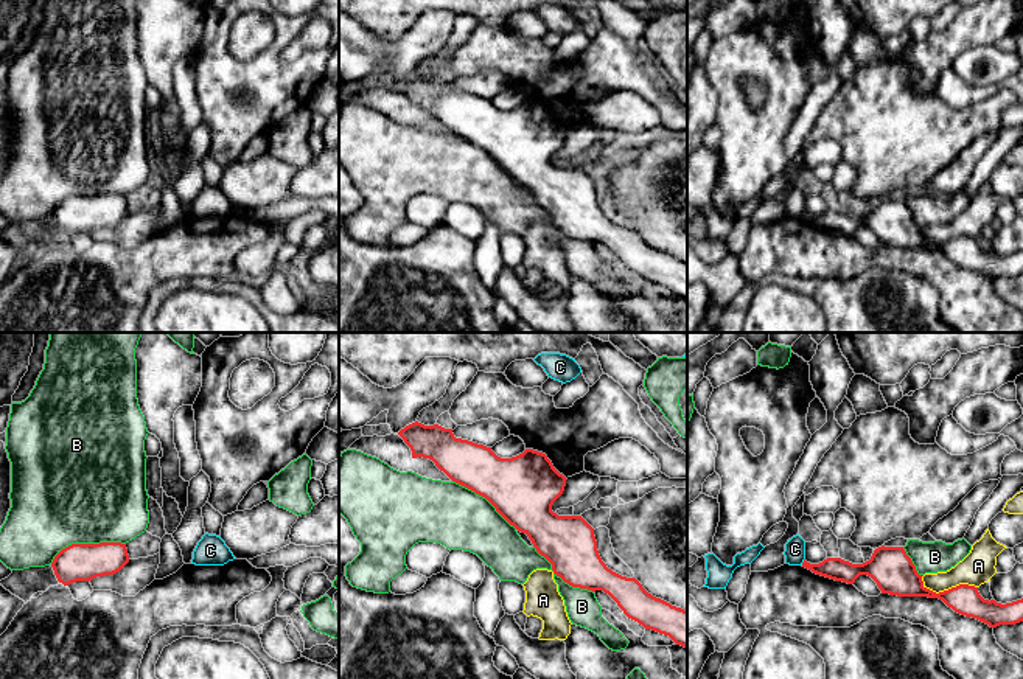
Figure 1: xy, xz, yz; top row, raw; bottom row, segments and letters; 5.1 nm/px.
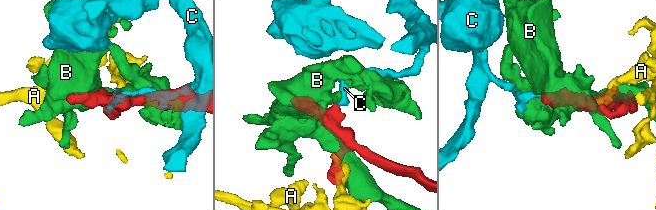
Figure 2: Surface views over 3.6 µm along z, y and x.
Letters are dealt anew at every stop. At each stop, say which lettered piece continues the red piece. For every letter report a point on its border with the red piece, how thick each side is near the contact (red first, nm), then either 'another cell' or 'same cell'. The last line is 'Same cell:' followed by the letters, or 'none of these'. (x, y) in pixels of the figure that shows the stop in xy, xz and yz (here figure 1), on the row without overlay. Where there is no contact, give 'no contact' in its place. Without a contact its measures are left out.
A: yz (947, 243) | 180/170 nm | another cell
B: xy (86, 196) | 190/500 nm | another cell
C: yz (804, 213) | 120/110 nm | another cell
Same cell: none of these

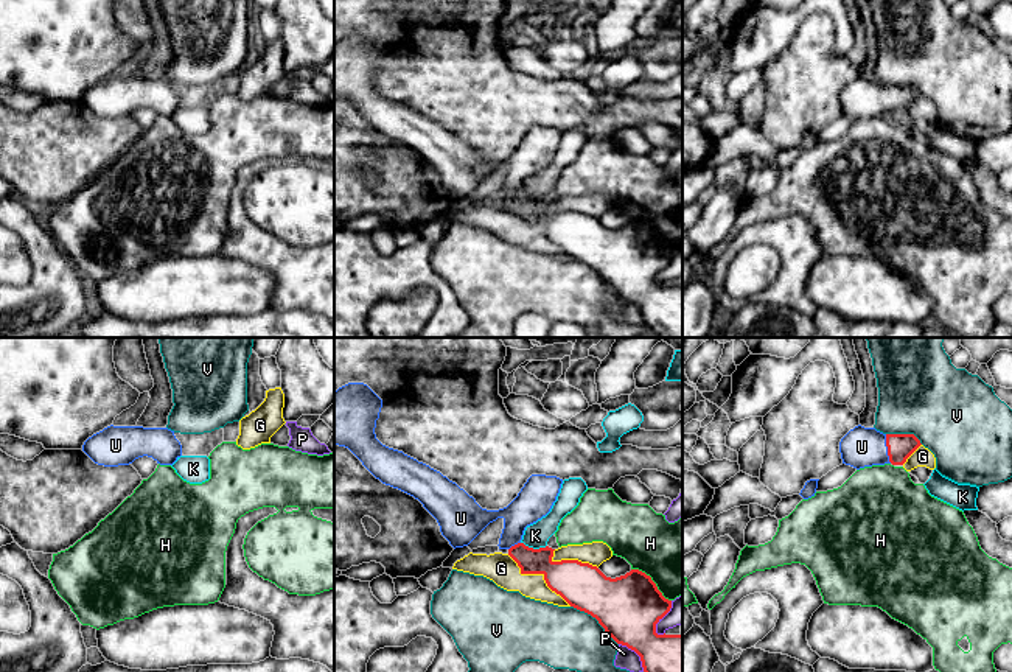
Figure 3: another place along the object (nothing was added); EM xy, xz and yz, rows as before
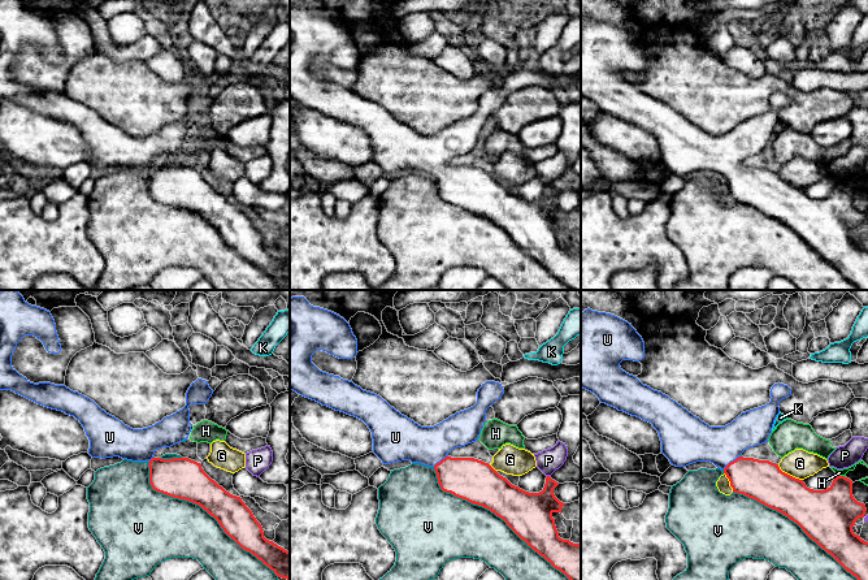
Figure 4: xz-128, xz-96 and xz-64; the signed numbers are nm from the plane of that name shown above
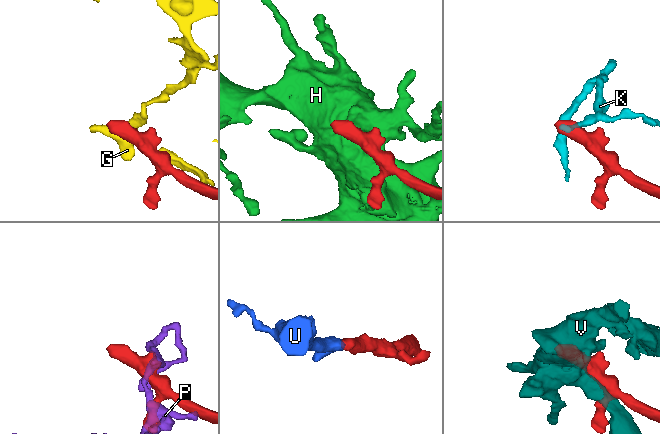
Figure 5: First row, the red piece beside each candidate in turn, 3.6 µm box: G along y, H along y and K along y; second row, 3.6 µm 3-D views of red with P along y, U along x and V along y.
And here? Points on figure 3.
G: xz (540, 224) | 240/160 nm | another cell
H: xz (652, 232) | 340/380 nm | another cell
K: xz (532, 199) | 200/130 nm | another cell
P: xz (636, 304) | 340/110 nm | another cell
U: yz (888, 100) | 140/220 nm | same cell
V: xz (596, 269) | 340/320 nm | another cell
Same cell: U

